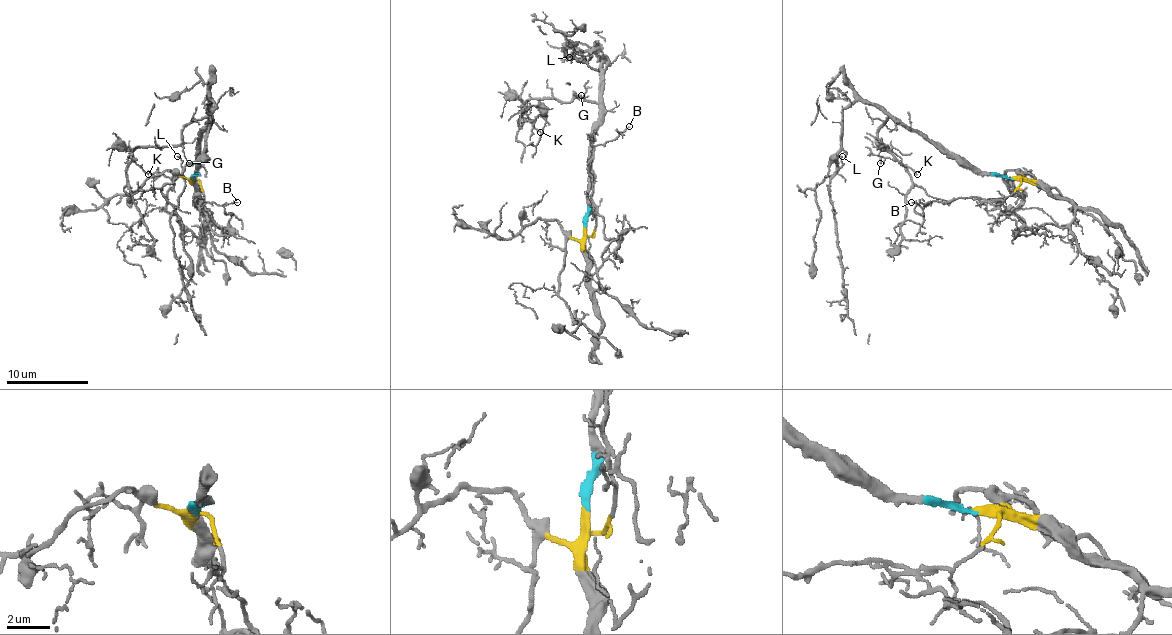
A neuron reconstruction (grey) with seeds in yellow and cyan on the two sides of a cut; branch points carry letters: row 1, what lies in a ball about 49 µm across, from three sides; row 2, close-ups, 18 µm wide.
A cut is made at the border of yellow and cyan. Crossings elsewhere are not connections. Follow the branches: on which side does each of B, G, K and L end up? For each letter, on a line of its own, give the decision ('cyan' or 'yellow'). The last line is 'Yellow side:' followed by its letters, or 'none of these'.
B: yellow
G: cyan
K: cyan
L: cyan
Yellow side: B

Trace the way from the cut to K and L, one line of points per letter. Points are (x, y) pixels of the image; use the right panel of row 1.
K: (1012, 178), (975, 174), (925, 139), (890, 118), (878, 129), (878, 139), (917, 174)
L: (1012, 178), (975, 174), (860, 100), (853, 100), (843, 110), (839, 166), (841, 155)

